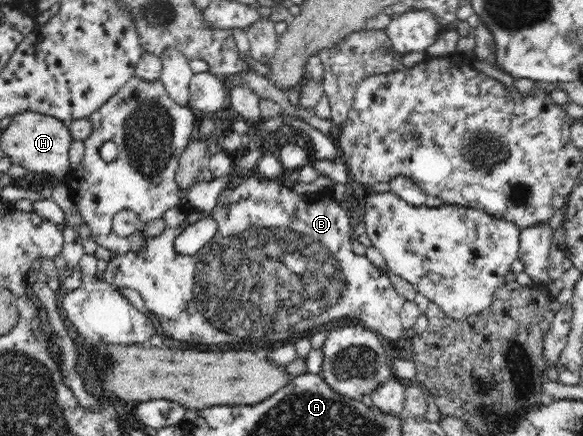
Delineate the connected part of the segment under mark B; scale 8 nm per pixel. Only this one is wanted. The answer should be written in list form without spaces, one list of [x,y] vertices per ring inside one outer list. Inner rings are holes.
[[[255,173],[244,174],[241,182],[233,187],[226,188],[221,191],[216,200],[216,205],[211,211],[213,219],[217,222],[217,233],[211,238],[197,253],[193,255],[181,255],[174,246],[175,238],[192,223],[203,219],[203,212],[189,211],[185,221],[175,228],[166,228],[160,235],[150,236],[146,241],[146,248],[143,252],[130,251],[125,255],[113,257],[108,263],[107,269],[104,271],[104,279],[107,283],[116,287],[129,287],[136,289],[141,294],[145,301],[147,309],[157,322],[159,331],[165,336],[174,339],[175,341],[199,342],[207,345],[219,344],[237,344],[252,345],[257,347],[277,347],[283,343],[289,342],[294,335],[300,335],[303,331],[311,331],[316,327],[321,327],[339,321],[340,319],[359,319],[362,327],[365,327],[379,334],[382,338],[390,341],[399,340],[404,337],[406,329],[403,328],[403,323],[399,318],[401,307],[403,307],[403,298],[393,288],[387,274],[383,274],[377,267],[362,256],[357,256],[351,249],[351,244],[354,237],[354,228],[351,227],[351,219],[347,212],[346,203],[338,203],[334,199],[323,199],[323,201],[315,201],[315,203],[305,203],[303,196],[297,195],[288,187],[274,182],[271,178],[261,178]]]

